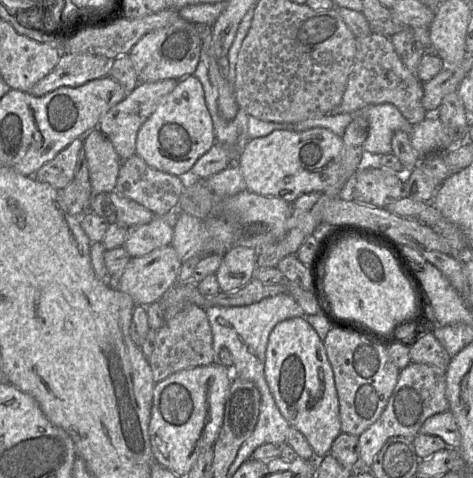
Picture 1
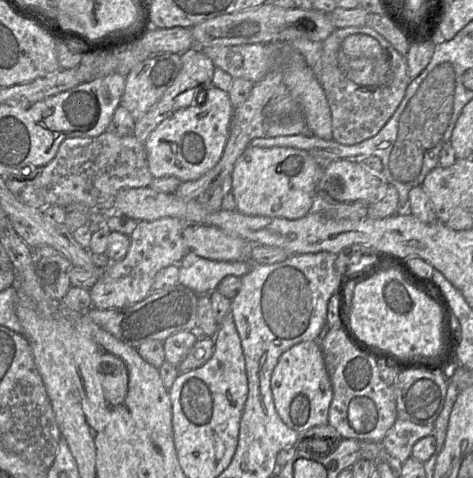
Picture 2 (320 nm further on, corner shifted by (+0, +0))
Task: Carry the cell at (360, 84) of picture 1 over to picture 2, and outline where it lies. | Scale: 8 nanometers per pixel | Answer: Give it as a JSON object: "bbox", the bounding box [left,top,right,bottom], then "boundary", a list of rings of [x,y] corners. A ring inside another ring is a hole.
{"bbox":[320,26,410,145],"boundary":[[[368,26],[362,27],[345,27],[336,28],[323,42],[322,42],[322,70],[320,76],[320,84],[325,92],[332,116],[332,132],[333,139],[343,145],[353,145],[360,143],[366,139],[375,136],[383,126],[391,118],[402,99],[404,98],[406,89],[410,83],[408,75],[408,66],[406,63],[406,56],[401,55],[382,35],[377,33],[374,29]]]}

